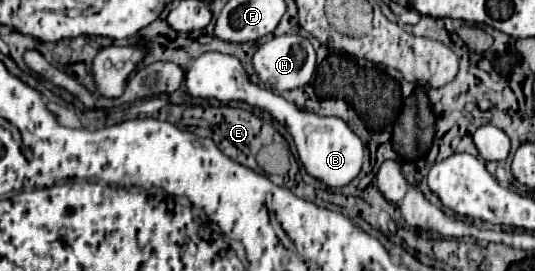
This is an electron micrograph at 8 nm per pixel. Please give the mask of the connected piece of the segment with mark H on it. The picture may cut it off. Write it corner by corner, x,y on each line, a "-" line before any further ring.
280,35
268,39
264,45
258,47
258,51
252,57
254,71
258,73
260,81
274,89
274,91
286,91
286,89
296,89
306,85
316,69
316,49
306,37
300,35

